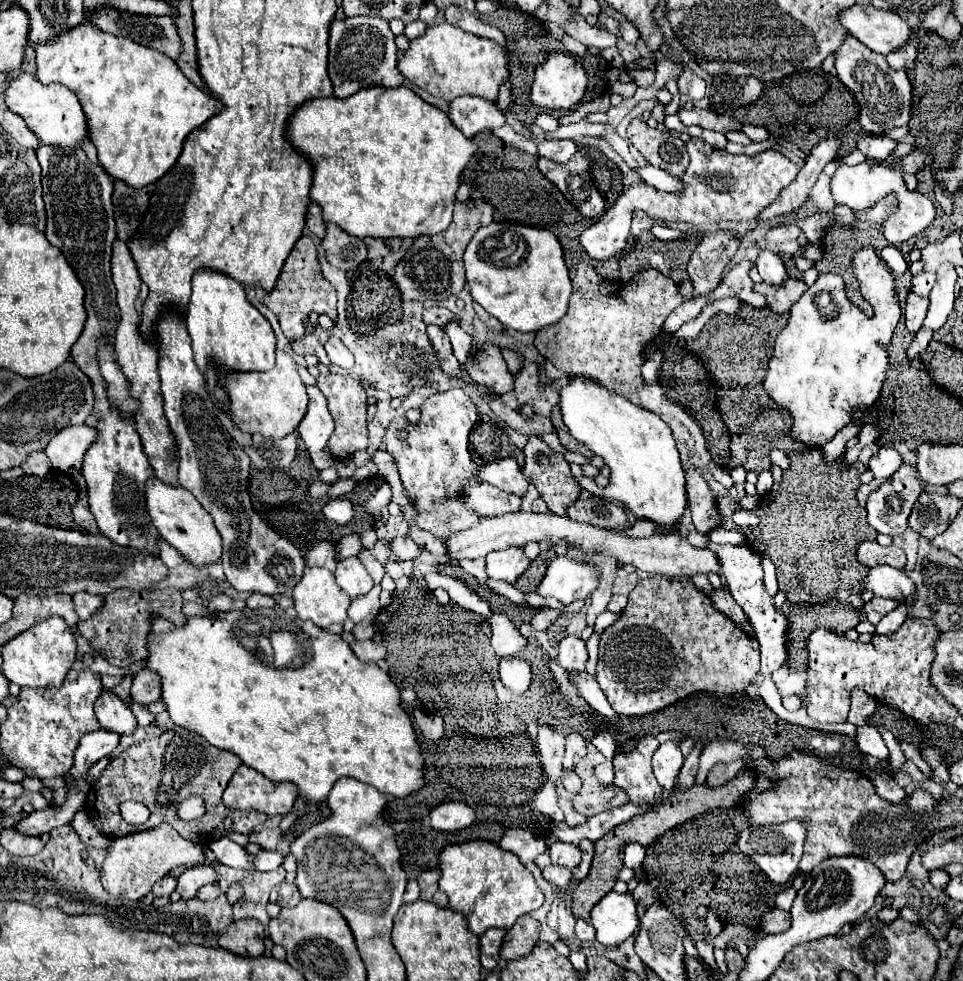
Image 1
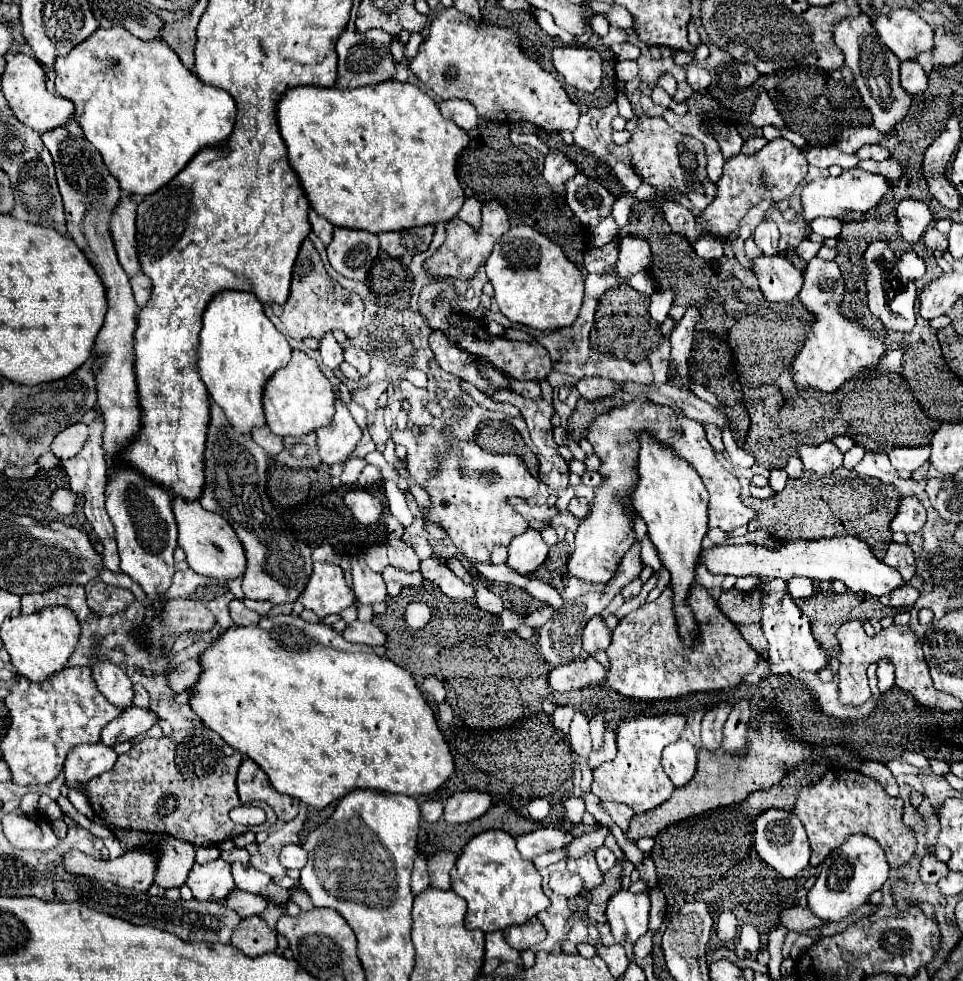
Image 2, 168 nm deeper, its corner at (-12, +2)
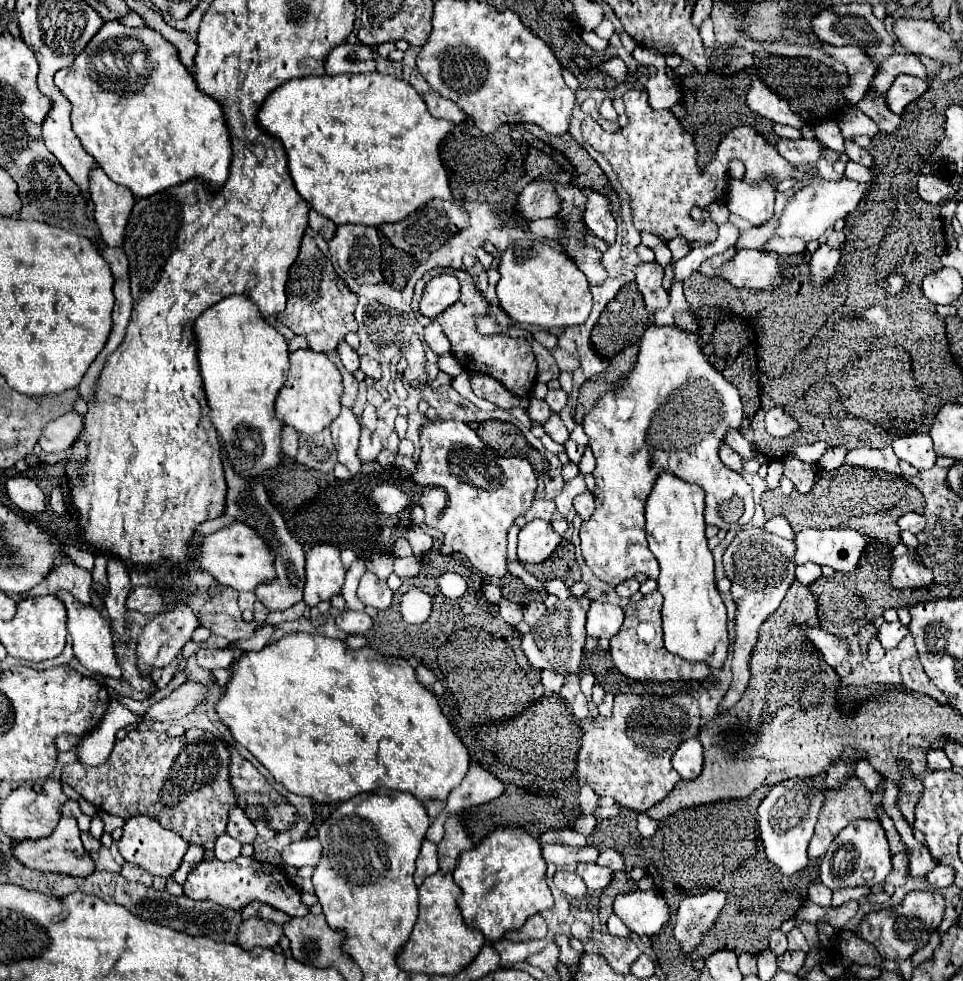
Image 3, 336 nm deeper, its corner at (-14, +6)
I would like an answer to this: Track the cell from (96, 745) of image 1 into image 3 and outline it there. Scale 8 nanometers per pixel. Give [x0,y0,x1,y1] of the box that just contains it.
[145,682,205,722]

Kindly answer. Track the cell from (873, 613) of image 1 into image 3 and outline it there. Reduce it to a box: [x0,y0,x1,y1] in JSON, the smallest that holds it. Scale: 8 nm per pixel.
[891,541,933,590]

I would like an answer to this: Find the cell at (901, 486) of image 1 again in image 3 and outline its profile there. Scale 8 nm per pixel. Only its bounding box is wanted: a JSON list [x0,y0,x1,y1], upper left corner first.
[899,512,925,534]

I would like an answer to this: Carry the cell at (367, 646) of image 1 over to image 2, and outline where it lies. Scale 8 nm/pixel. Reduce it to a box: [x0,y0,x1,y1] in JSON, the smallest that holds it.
[341,622,385,646]

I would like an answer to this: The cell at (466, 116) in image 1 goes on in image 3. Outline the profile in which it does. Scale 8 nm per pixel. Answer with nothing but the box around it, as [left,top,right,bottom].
[423,92,467,124]

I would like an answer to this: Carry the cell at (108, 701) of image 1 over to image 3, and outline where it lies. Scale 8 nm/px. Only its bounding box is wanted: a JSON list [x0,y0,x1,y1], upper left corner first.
[57,592,121,678]

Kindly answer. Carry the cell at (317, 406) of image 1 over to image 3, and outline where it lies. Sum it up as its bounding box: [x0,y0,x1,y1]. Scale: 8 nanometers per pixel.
[331,408,361,476]

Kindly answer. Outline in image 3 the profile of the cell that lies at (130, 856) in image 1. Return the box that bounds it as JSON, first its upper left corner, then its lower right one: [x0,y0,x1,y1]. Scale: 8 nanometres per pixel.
[13,816,95,876]

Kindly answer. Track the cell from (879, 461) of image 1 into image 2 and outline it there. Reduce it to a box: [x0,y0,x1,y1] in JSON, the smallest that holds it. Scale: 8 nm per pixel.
[889,446,929,472]

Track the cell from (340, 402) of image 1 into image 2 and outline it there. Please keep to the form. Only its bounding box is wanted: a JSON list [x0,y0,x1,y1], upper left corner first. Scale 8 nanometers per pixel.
[353,382,389,424]

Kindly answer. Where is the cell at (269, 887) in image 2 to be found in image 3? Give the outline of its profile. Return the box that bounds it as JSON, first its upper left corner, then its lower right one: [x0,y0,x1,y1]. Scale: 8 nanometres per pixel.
[213,834,241,862]

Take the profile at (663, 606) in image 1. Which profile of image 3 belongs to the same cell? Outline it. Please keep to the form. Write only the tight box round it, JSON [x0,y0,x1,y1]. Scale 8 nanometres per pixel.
[611,592,711,682]

